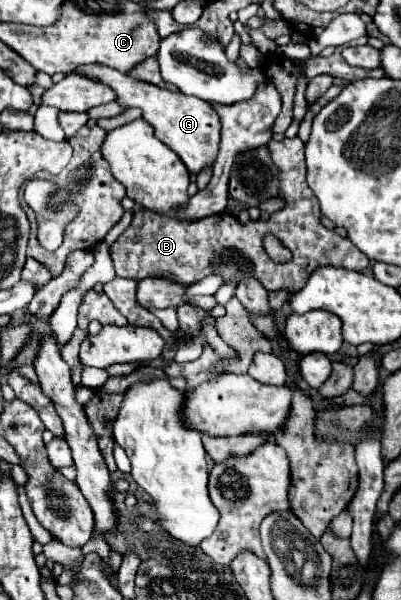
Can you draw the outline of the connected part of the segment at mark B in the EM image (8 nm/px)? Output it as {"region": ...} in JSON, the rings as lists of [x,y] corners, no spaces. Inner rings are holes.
{"region":[[[294,137],[294,139],[284,139],[280,143],[270,141],[268,143],[270,155],[272,155],[272,163],[278,169],[278,181],[280,181],[280,197],[284,199],[284,207],[276,213],[270,215],[268,221],[246,221],[242,223],[238,217],[230,215],[230,213],[218,213],[212,217],[204,217],[198,219],[194,223],[180,223],[178,219],[162,219],[162,215],[154,215],[154,211],[146,211],[146,209],[138,209],[134,213],[134,219],[130,223],[130,227],[112,243],[110,253],[112,253],[112,261],[116,267],[116,275],[124,277],[124,279],[134,279],[140,281],[144,277],[164,277],[174,281],[176,285],[188,289],[192,283],[202,281],[208,275],[220,275],[224,279],[224,283],[240,283],[242,279],[258,279],[268,291],[278,291],[278,289],[288,289],[290,293],[300,291],[306,283],[306,279],[310,277],[310,271],[314,271],[314,267],[324,267],[324,265],[334,265],[334,267],[344,267],[344,269],[352,269],[352,271],[364,271],[370,265],[370,259],[366,259],[366,255],[362,255],[362,251],[358,251],[348,239],[336,235],[332,229],[326,229],[320,223],[320,207],[318,207],[318,199],[312,193],[312,189],[306,183],[306,161],[304,161],[304,143]],[[264,233],[272,233],[276,235],[290,251],[292,251],[292,261],[288,263],[274,263],[262,247],[262,237]]]}

